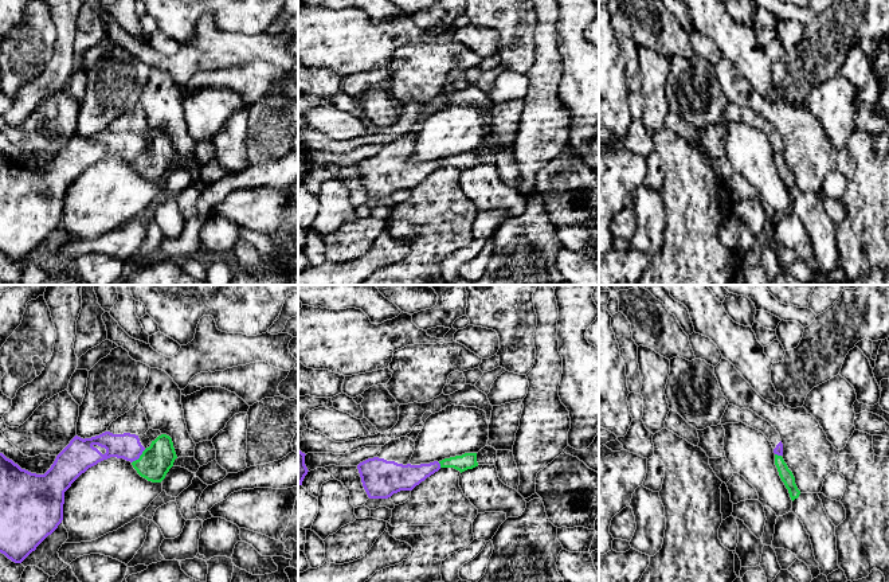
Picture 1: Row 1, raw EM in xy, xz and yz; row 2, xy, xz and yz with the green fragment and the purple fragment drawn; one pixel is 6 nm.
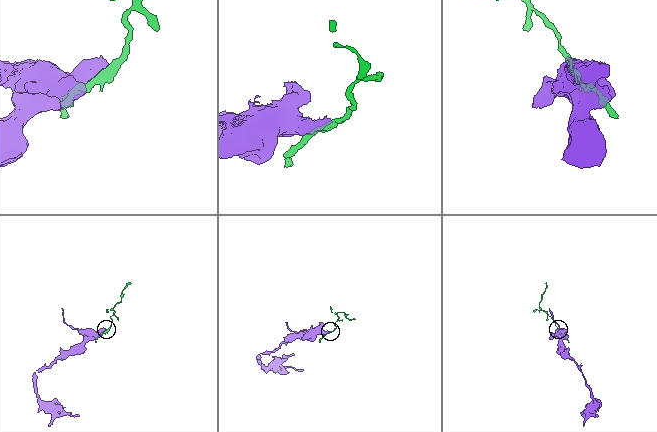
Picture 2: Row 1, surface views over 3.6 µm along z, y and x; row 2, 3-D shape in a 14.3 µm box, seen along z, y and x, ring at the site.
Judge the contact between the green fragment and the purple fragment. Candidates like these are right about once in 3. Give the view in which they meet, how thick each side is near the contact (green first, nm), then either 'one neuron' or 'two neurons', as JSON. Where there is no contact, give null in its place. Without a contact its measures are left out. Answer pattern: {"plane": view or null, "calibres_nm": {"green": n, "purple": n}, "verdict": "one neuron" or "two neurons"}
{"plane": "xy", "calibres_nm": {"green": 190, "purple": 160}, "verdict": "two neurons"}

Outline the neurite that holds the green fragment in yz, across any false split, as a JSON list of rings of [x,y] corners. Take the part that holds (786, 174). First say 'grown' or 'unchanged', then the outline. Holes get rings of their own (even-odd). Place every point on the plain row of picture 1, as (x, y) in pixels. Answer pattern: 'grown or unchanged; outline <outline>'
unchanged; outline [[[775,153],[775,164],[778,167],[779,175],[784,181],[786,187],[788,188],[790,196],[794,200],[799,196],[800,190],[795,183],[795,176],[792,171],[788,168],[787,163],[784,161],[782,155]]]

